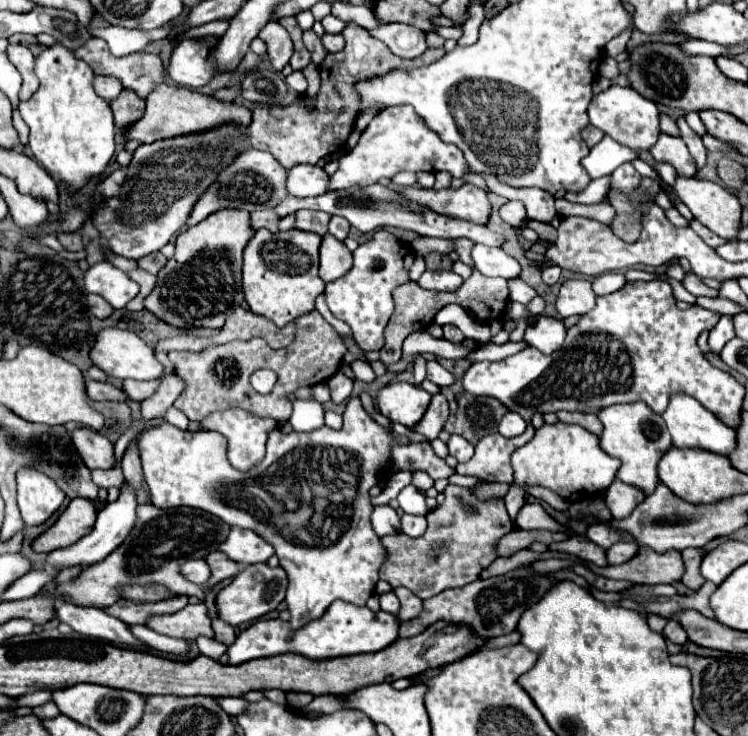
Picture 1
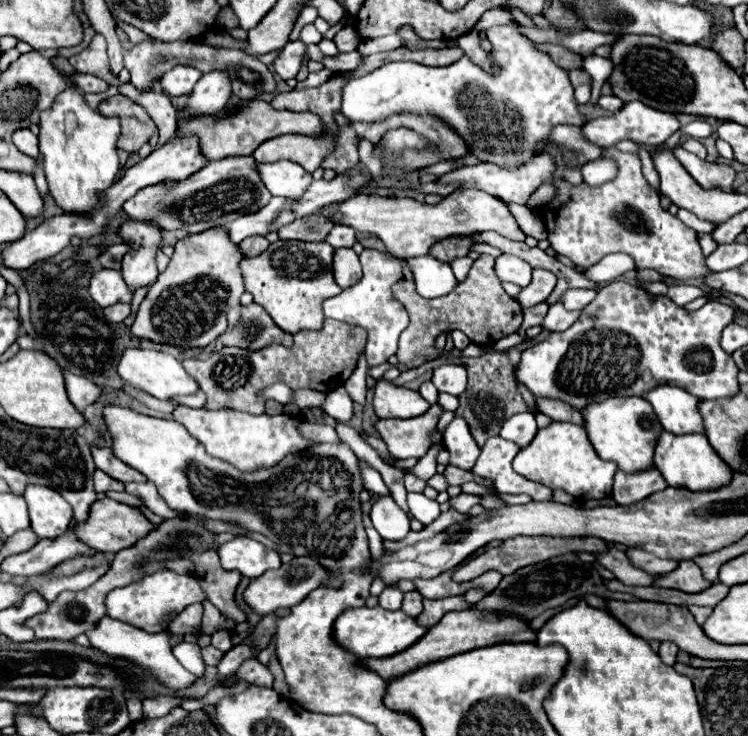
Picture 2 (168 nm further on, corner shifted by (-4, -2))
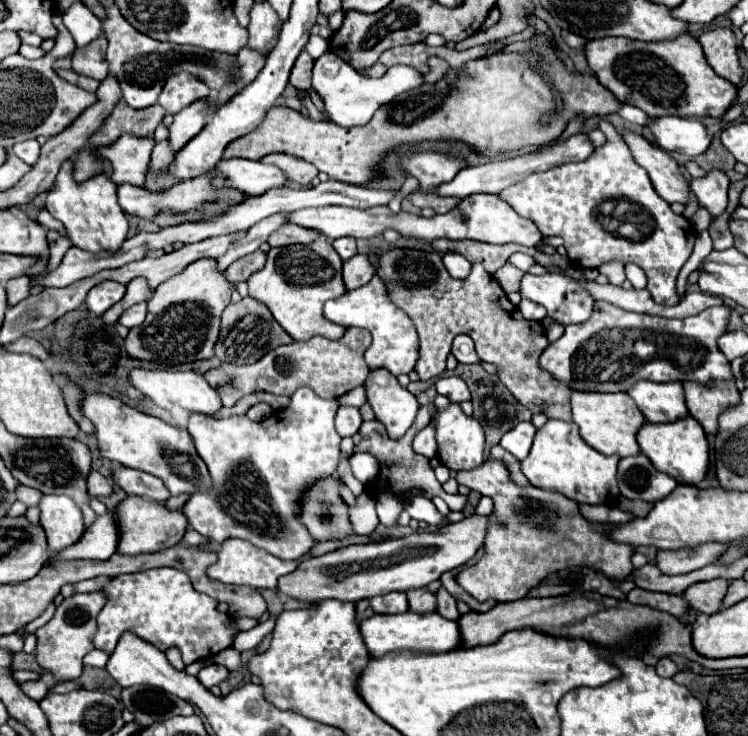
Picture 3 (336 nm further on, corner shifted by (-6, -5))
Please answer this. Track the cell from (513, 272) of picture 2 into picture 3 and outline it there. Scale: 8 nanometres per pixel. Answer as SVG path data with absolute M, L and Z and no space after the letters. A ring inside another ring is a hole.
M526 274L522 278L520 294L548 310L548 316L558 324L580 324L592 314L594 298L580 286L578 280L564 274Z

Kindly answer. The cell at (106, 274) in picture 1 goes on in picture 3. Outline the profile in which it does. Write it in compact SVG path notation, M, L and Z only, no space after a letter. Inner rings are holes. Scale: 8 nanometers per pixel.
M106 280L106 282L94 286L94 288L88 292L88 296L86 296L86 306L88 306L88 310L90 310L92 314L100 316L100 314L104 314L110 306L114 306L116 302L120 302L120 300L124 298L124 294L126 294L126 286L122 286L122 284L118 284L118 282Z

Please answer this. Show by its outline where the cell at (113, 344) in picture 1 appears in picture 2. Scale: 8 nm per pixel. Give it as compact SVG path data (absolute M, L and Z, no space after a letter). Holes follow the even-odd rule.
M136 347L124 349L124 355L120 357L118 363L118 375L126 383L150 393L156 399L170 399L174 395L192 395L198 391L198 383L184 371L180 361L156 349L136 349Z

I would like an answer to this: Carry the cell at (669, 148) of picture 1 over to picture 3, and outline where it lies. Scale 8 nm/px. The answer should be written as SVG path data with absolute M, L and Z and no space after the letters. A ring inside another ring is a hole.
M712 170L706 174L706 178L694 178L692 190L700 206L706 208L712 216L718 216L726 210L728 204L728 184L730 180L726 178L724 172Z

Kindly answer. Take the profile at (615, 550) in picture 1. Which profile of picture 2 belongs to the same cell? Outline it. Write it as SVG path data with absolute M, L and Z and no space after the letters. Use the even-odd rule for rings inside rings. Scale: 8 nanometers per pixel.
M626 549L626 555L628 559L632 559L632 563L636 563L636 567L640 567L642 571L648 571L650 575L662 575L662 573L670 573L672 569L676 569L678 561L672 561L672 559L660 559L648 551L642 551L642 549Z

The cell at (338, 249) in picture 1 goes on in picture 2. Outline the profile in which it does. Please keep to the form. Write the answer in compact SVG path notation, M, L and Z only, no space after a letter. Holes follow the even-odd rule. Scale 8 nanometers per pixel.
M336 249L332 269L334 269L334 279L342 289L362 279L362 267L358 261L358 255L352 249Z

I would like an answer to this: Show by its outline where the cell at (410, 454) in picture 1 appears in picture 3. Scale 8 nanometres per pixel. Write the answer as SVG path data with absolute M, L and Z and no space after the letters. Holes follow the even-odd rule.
M486 460L482 466L462 470L456 480L470 490L494 500L490 526L484 542L484 556L470 568L458 574L458 584L478 602L496 600L510 602L524 598L534 586L558 570L588 566L604 572L612 582L622 582L632 574L630 556L636 546L612 540L608 534L614 528L604 522L590 522L580 514L578 502L536 486L514 486L510 472L502 462Z

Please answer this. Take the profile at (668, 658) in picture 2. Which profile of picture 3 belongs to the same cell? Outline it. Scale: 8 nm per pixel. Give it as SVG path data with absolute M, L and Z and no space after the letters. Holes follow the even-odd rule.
M662 658L662 660L656 664L656 672L658 672L658 676L662 676L662 678L672 678L672 676L678 672L678 668L676 668L676 664L674 664L670 658Z

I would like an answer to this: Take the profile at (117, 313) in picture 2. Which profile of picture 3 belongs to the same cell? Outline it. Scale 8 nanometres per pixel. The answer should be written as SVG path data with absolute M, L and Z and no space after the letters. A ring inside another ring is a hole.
M140 302L120 316L120 324L126 328L134 328L134 326L140 326L144 318L146 318L146 302Z

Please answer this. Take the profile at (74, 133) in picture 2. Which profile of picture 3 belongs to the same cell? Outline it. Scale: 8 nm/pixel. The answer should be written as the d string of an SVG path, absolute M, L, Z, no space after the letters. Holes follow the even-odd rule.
M66 160L60 168L60 174L56 176L54 190L46 198L46 210L58 218L72 242L72 246L86 250L86 252L102 252L120 250L122 242L128 236L128 220L124 210L116 202L116 184L110 180L110 176L104 172L100 176L94 176L86 182L74 182L72 178L72 164Z

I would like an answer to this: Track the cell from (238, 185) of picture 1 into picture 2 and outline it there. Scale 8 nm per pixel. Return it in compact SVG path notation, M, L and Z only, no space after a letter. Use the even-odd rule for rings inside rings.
M252 155L208 161L200 171L196 171L196 175L190 175L188 179L172 187L152 185L140 189L132 199L124 203L124 211L132 219L152 221L158 223L162 229L168 231L180 229L184 233L200 233L230 223L240 215L256 213L272 199L270 191L260 181L256 165L258 161Z

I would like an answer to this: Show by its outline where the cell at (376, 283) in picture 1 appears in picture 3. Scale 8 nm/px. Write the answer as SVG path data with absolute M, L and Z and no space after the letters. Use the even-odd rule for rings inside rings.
M374 276L366 286L350 290L344 296L326 302L324 304L324 316L330 322L336 322L340 326L346 326L346 328L358 326L358 328L364 328L372 334L372 344L366 352L366 364L370 370L386 368L394 376L408 374L414 370L414 366L418 362L416 328L414 328L412 320L408 318L408 314L390 302L390 298L386 294L386 286L382 284L382 280L378 276Z

